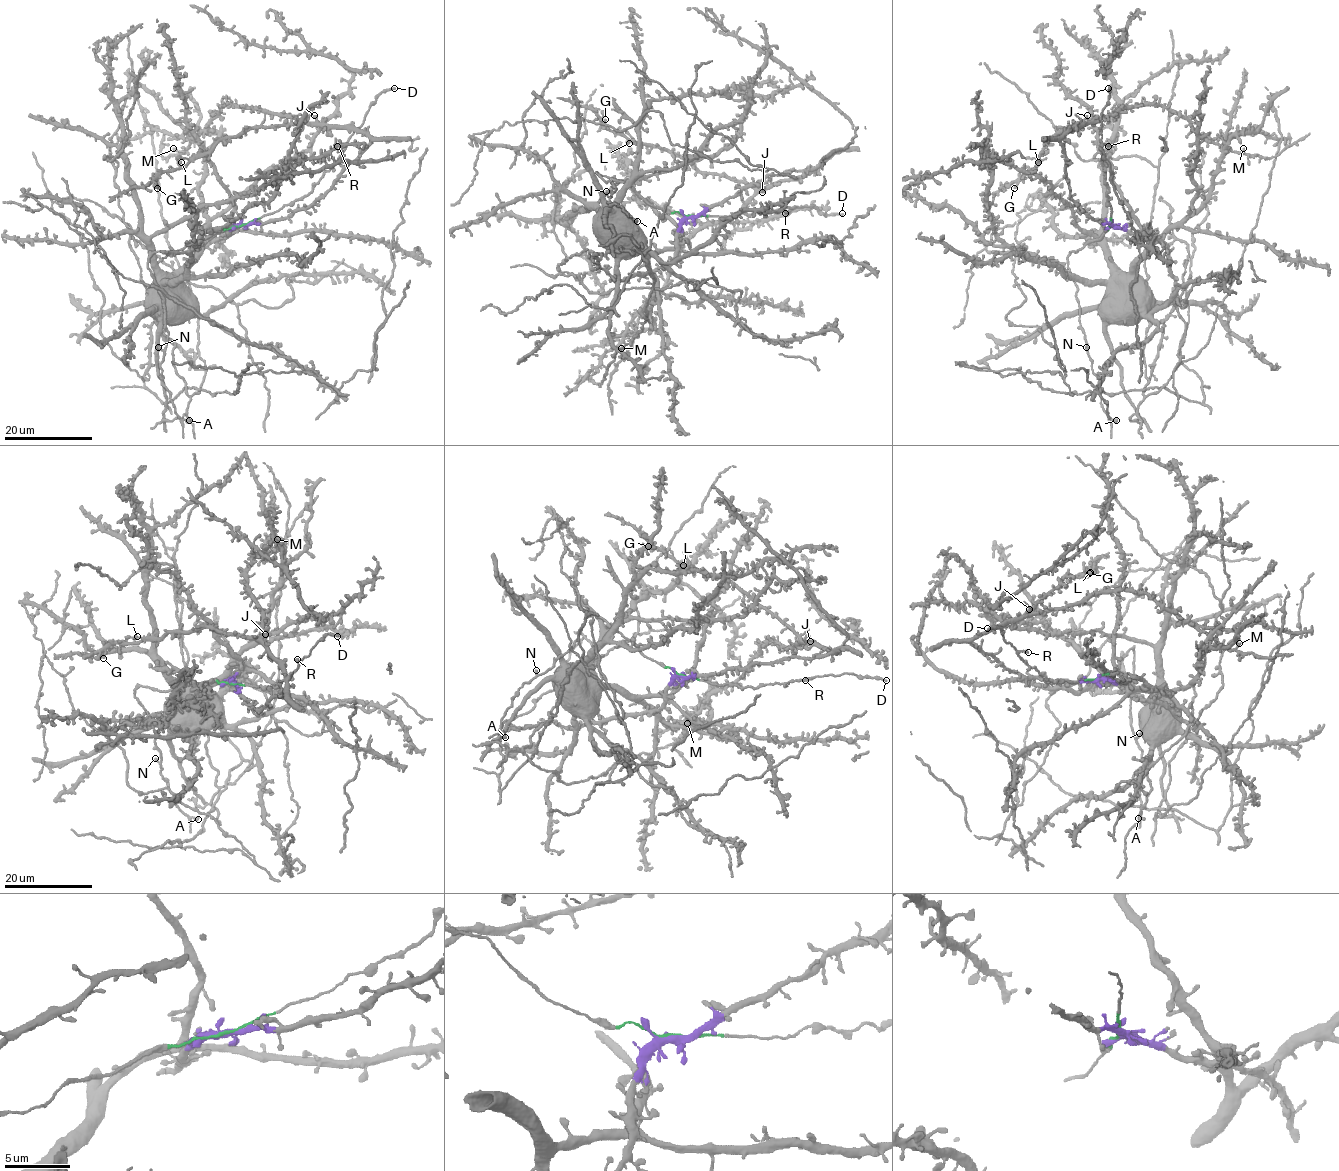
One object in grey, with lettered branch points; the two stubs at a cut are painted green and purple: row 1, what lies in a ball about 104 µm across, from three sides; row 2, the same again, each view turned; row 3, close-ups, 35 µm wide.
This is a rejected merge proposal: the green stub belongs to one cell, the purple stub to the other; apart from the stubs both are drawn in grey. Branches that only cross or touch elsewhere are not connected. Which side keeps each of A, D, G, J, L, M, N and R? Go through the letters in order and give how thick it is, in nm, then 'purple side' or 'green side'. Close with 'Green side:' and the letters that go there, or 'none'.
A: 460 nm | green side
D: 180 nm | green side
G: 200 nm | purple side
J: 320 nm | purple side
L: 280 nm | purple side
M: 340 nm | purple side
N: 280 nm | green side
R: 400 nm | green side
Green side: A, D, N, R

